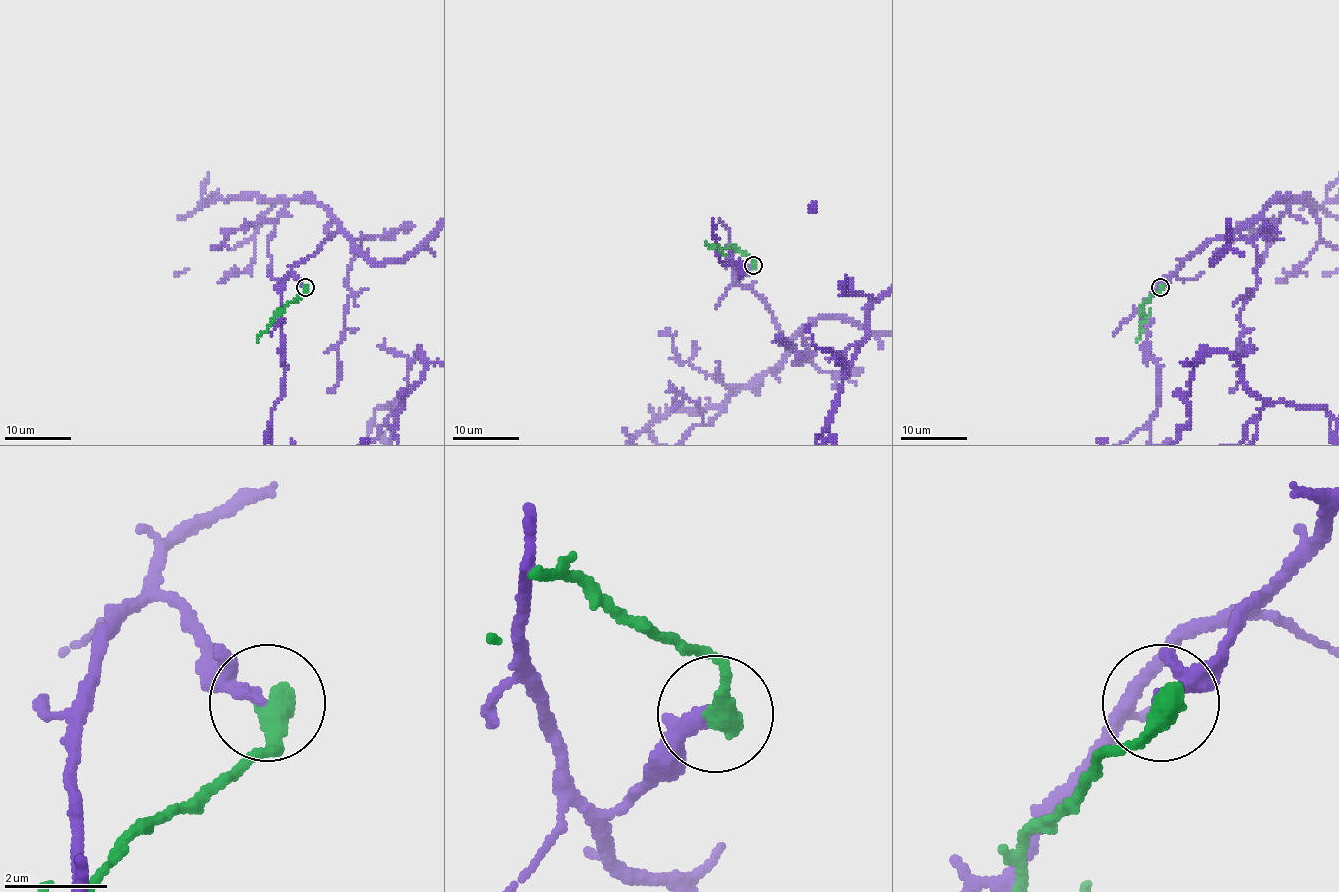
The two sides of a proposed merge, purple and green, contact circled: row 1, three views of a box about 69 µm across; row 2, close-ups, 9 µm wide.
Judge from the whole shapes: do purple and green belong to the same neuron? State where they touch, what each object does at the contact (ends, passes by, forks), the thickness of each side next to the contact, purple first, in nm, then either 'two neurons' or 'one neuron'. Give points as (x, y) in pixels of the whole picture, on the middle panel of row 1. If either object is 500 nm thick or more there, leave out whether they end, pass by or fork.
at (753, 265); 240 nm thick on the purple side, 500 nm on the other; two neurons

